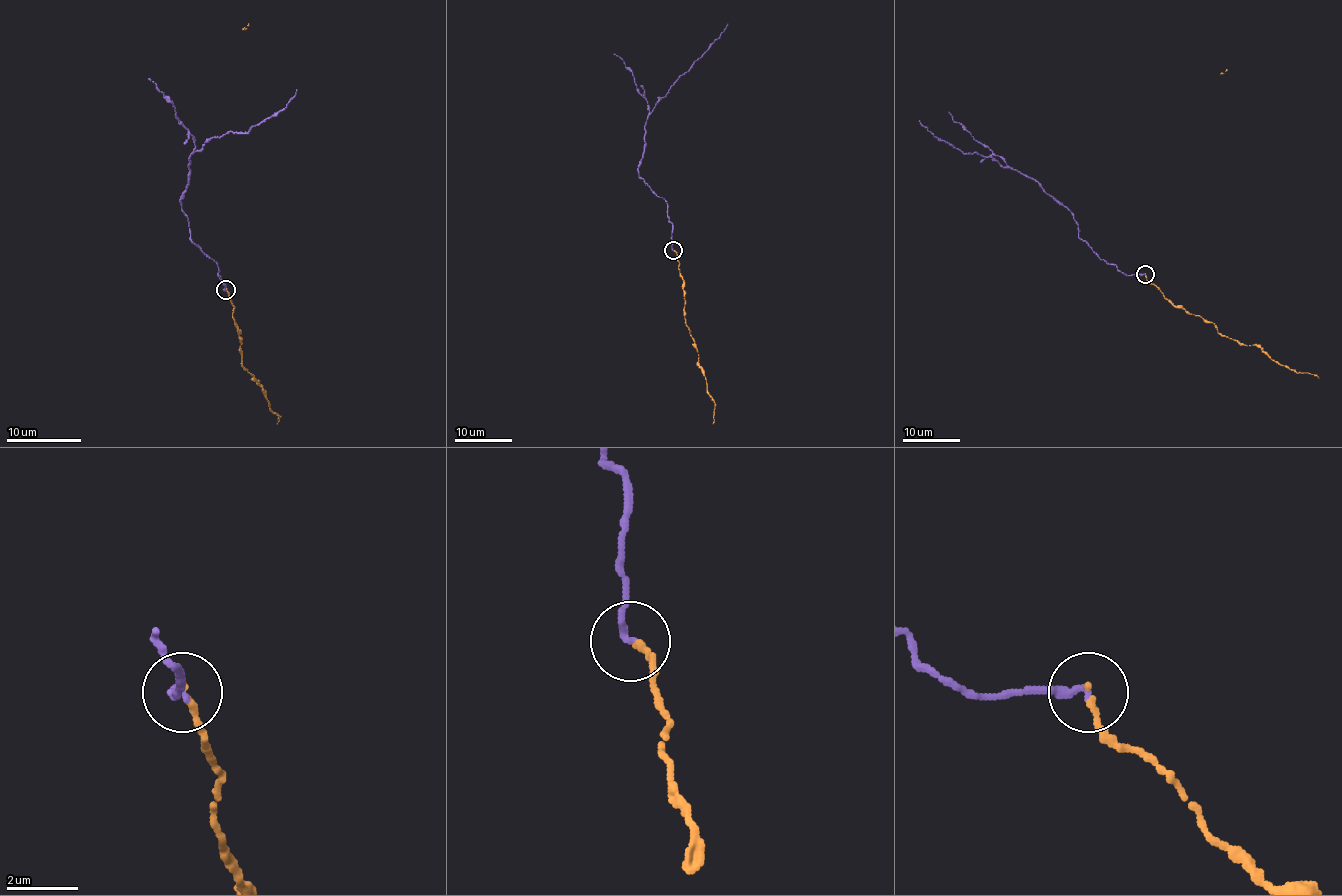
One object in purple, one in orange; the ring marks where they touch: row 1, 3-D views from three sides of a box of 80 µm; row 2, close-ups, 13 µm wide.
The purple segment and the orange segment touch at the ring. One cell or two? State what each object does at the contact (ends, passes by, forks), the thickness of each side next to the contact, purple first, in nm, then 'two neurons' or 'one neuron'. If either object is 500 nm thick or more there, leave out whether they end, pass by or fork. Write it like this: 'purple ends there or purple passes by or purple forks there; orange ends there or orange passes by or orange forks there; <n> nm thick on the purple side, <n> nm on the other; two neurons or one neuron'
purple ends there; orange ends there; 240 nm thick on the purple side, 180 nm on the other; one neuron

